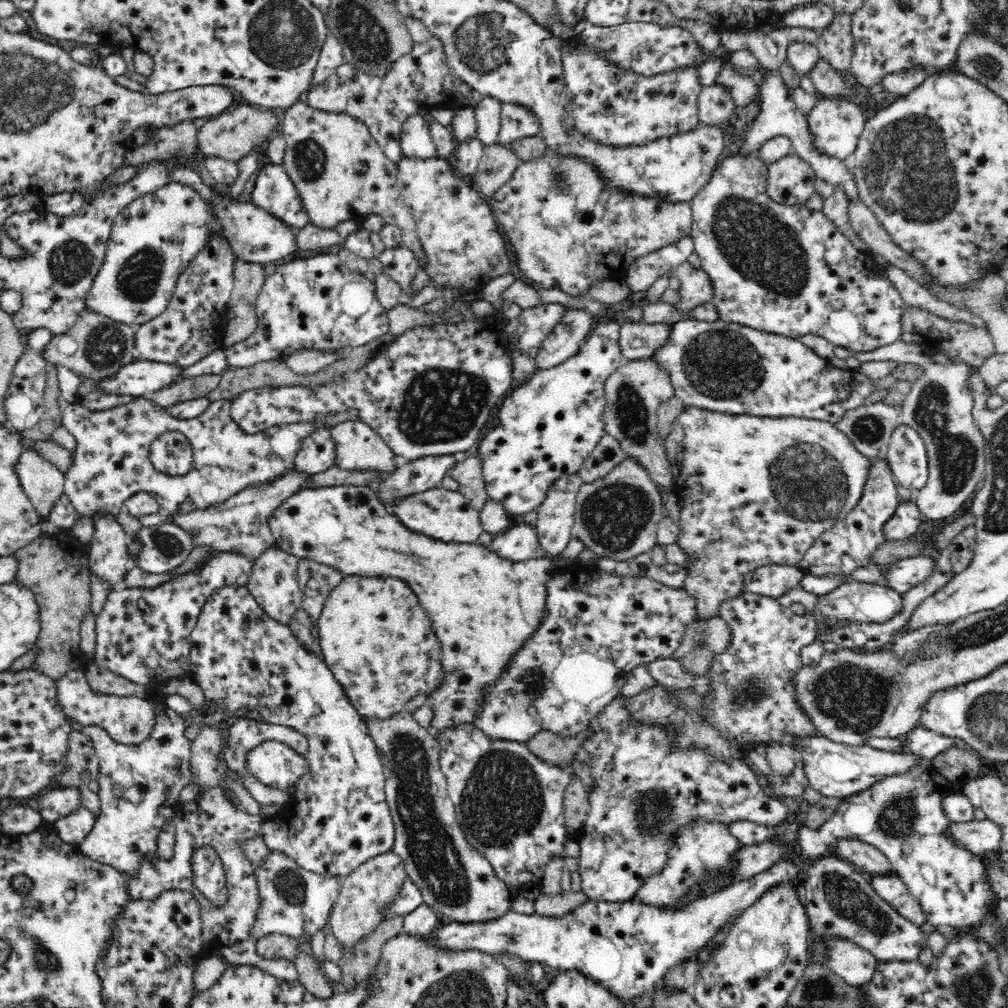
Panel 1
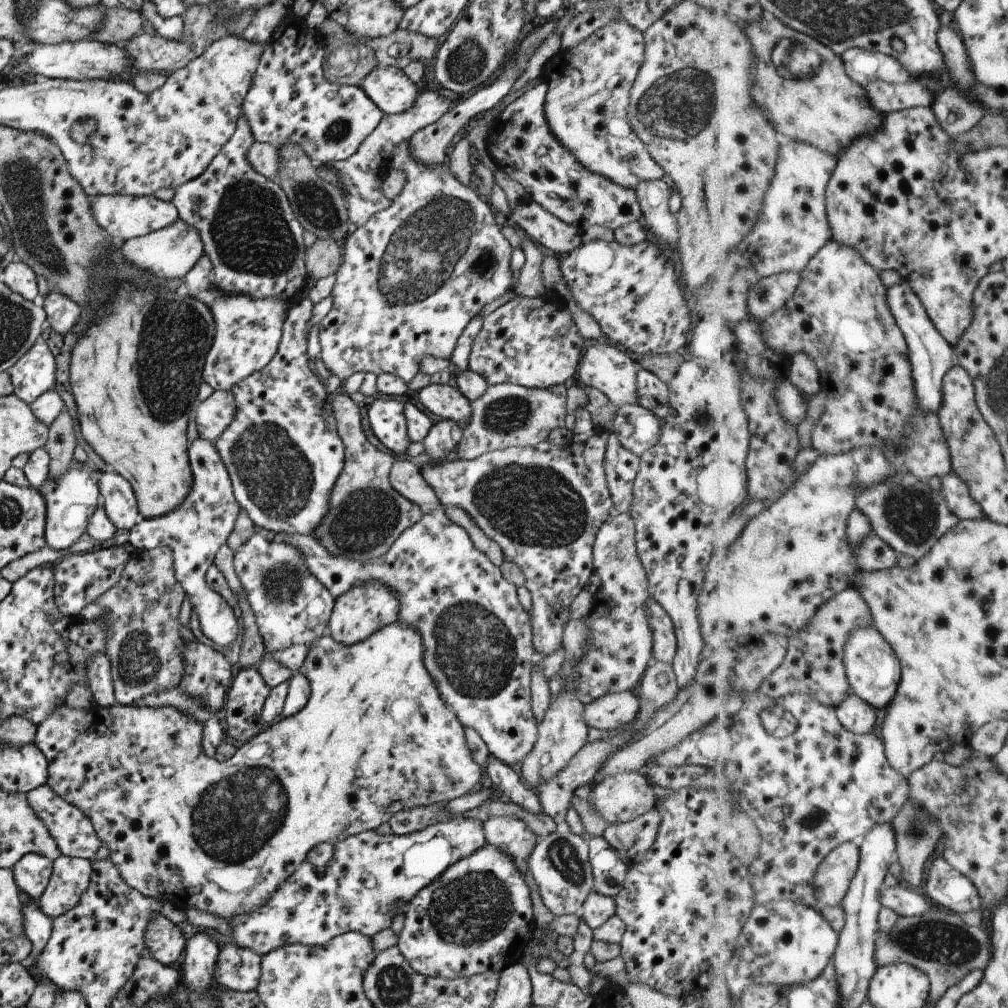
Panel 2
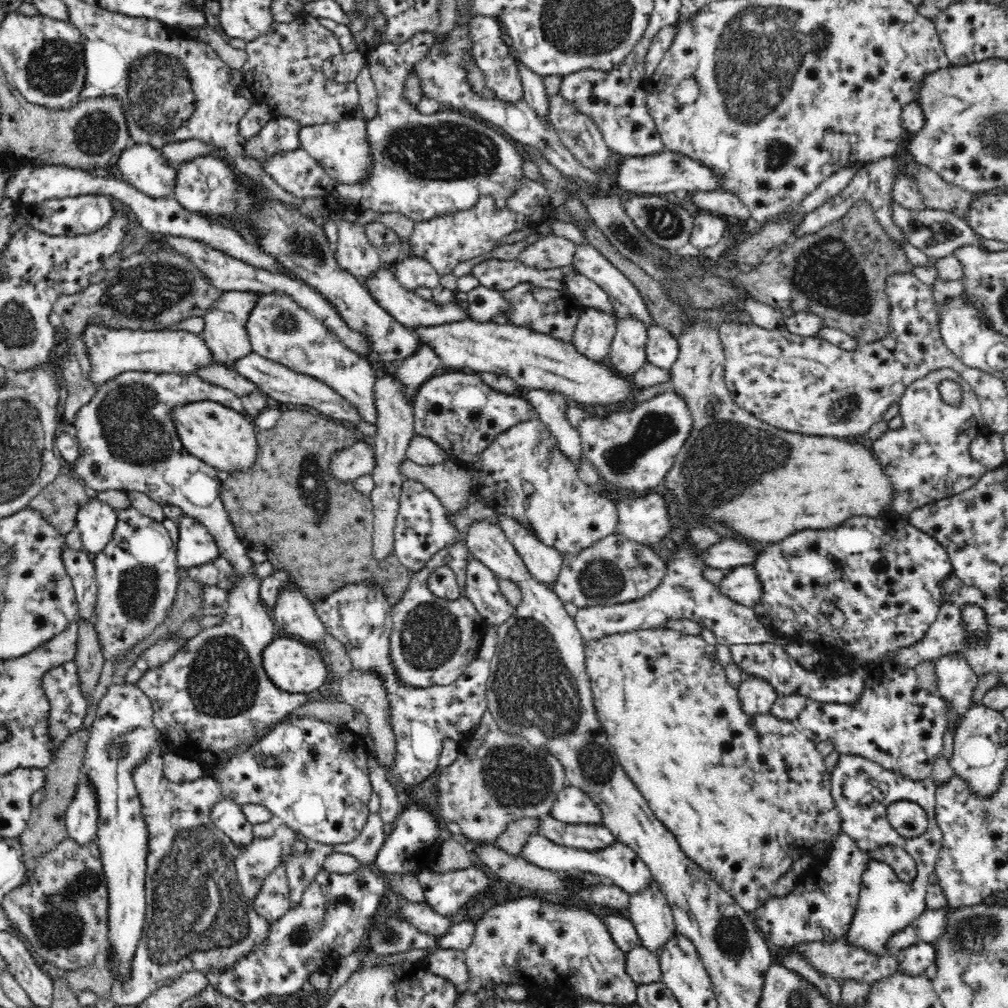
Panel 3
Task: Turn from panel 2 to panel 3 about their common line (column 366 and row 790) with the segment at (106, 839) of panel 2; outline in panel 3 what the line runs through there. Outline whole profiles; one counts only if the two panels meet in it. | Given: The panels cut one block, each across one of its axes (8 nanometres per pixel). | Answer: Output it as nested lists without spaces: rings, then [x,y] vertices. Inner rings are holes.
[[[670,628],[636,630],[596,640],[583,640],[582,643],[584,667],[590,681],[594,711],[600,721],[600,728],[608,737],[608,744],[618,756],[622,769],[632,779],[636,789],[642,793],[656,818],[674,834],[682,853],[705,869],[744,911],[755,911],[772,894],[776,880],[786,870],[790,870],[792,864],[801,856],[812,853],[812,846],[816,842],[823,840],[829,844],[830,838],[834,838],[841,831],[842,819],[831,795],[831,774],[826,771],[825,760],[818,753],[817,744],[806,737],[793,721],[776,718],[771,713],[746,714],[739,701],[738,689],[730,684],[724,667],[716,656],[716,647],[709,645],[702,637],[685,636]]]

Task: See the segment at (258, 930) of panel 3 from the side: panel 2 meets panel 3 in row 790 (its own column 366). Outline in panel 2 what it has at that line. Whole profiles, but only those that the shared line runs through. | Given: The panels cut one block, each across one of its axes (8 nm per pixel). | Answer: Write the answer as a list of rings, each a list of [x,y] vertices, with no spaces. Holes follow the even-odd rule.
[[[420,87],[415,100],[407,110],[390,115],[383,113],[378,125],[363,139],[358,149],[349,158],[325,165],[327,169],[333,171],[342,187],[348,221],[354,227],[363,226],[372,214],[389,206],[390,201],[385,198],[382,191],[382,180],[385,172],[389,170],[394,148],[408,141],[420,128],[443,116],[449,110],[447,106],[449,106],[449,99]]]

